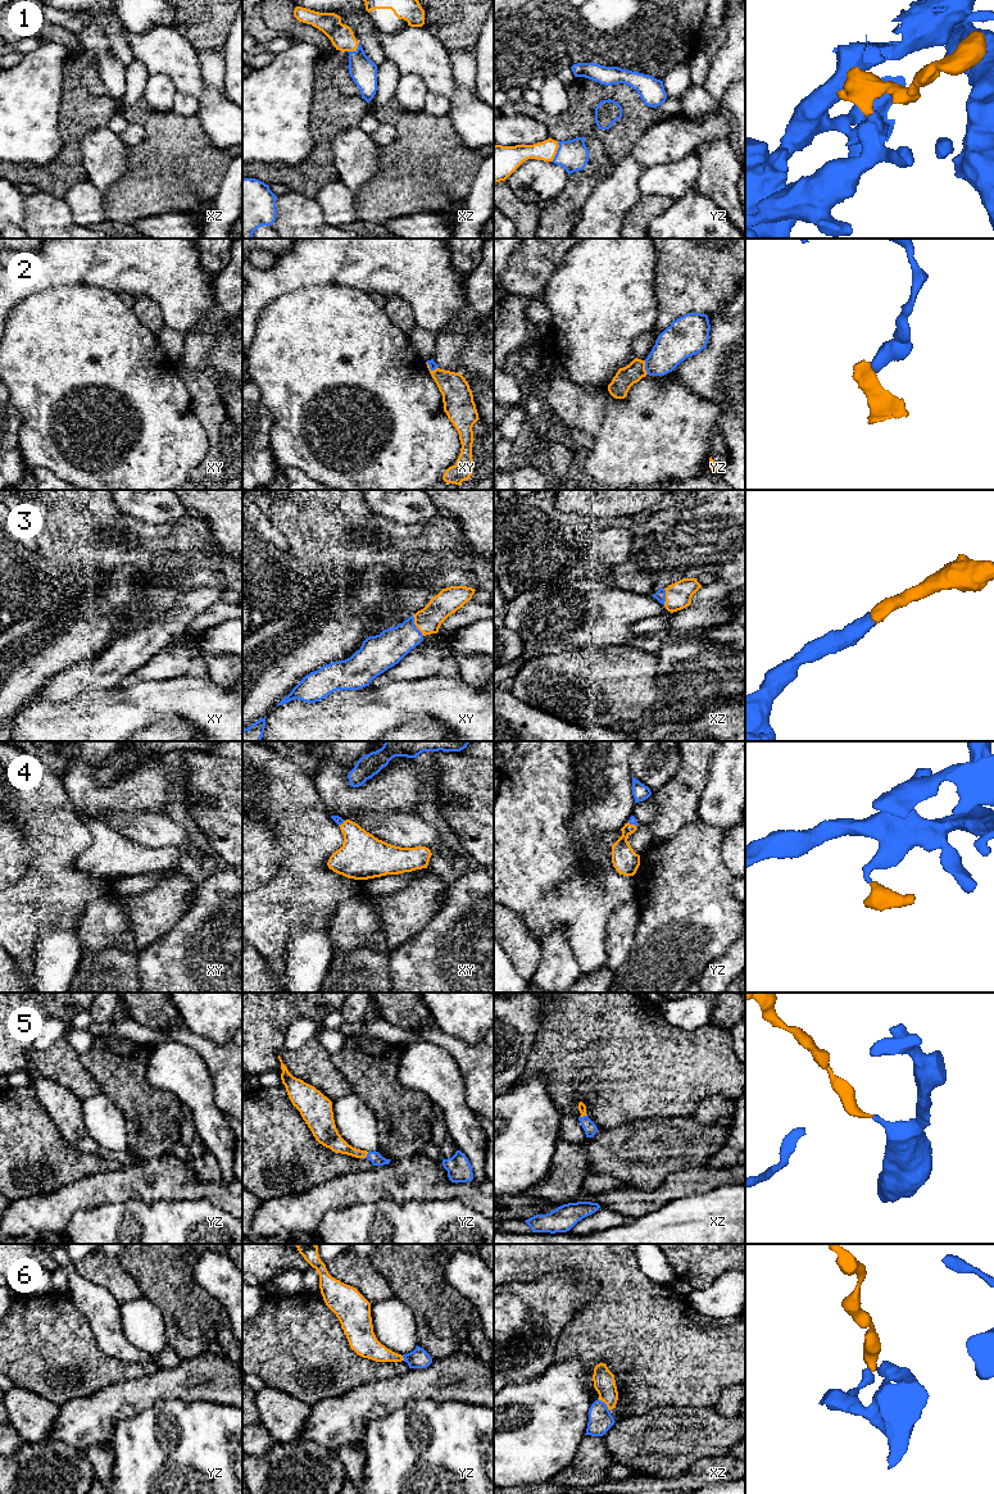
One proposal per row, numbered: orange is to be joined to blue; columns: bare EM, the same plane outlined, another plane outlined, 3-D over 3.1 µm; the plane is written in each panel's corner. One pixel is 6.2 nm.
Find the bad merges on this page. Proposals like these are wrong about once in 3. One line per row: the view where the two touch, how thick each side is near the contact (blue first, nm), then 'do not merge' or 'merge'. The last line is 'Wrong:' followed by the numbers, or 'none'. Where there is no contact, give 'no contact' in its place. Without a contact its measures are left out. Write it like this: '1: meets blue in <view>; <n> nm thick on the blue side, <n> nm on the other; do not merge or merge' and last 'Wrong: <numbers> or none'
1: meets blue in yz; 190 nm thick on the blue side, 120 nm on the other; merge
2: meets blue in yz; 220 nm thick on the blue side, 120 nm on the other; do not merge
3: meets blue in xy; 220 nm thick on the blue side, 160 nm on the other; merge
4: meets blue in yz; 50 nm thick on the blue side, 160 nm on the other; merge
5: meets blue in yz; 80 nm thick on the blue side, 120 nm on the other; merge
6: meets blue in xz; 150 nm thick on the blue side, 140 nm on the other; do not merge
Wrong: 2, 6

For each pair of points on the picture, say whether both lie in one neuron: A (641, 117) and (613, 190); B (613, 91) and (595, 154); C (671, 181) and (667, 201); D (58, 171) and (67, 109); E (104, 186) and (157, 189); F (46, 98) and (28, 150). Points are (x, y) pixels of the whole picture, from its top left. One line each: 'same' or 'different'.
A: different
B: different
C: different
D: same
E: different
F: same

